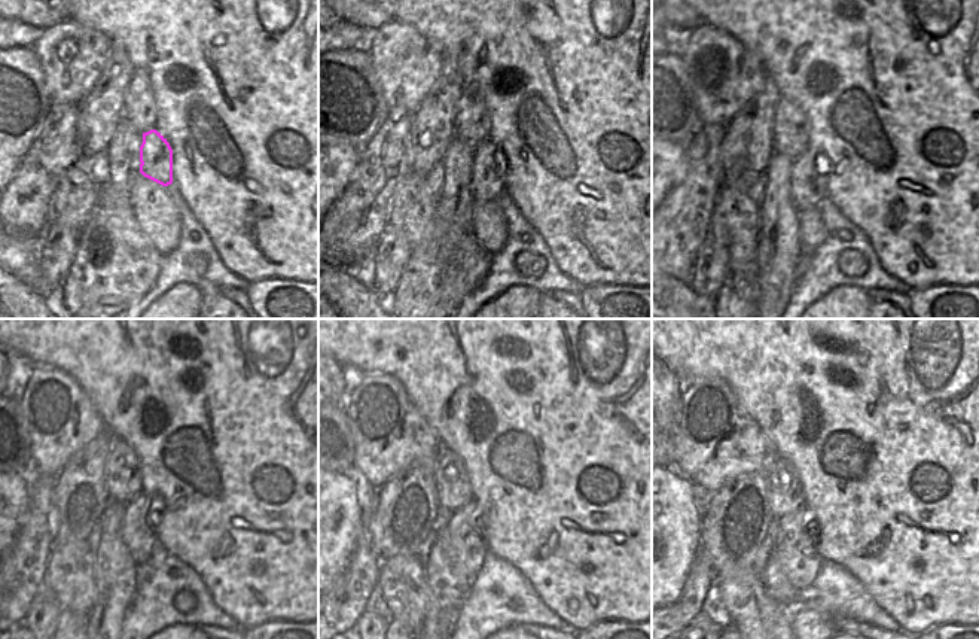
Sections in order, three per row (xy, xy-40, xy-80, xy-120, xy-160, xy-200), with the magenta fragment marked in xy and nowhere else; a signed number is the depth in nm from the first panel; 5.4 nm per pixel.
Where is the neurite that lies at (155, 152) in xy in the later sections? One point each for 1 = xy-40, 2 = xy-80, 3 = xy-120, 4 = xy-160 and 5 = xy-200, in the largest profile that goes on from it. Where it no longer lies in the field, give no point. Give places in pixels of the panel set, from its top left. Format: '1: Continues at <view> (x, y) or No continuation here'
1: Continues at xy-40 (487, 175)
2: Continues at xy-80 (807, 186)
3: Continues at xy-120 (137, 528)
4: Continues at xy-160 (467, 547)
5: Continues at xy-200 (798, 553).

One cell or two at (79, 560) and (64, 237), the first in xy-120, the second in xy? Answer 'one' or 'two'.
two

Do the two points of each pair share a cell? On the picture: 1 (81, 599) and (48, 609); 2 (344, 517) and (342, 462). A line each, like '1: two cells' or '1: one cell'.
1: two cells
2: two cells

